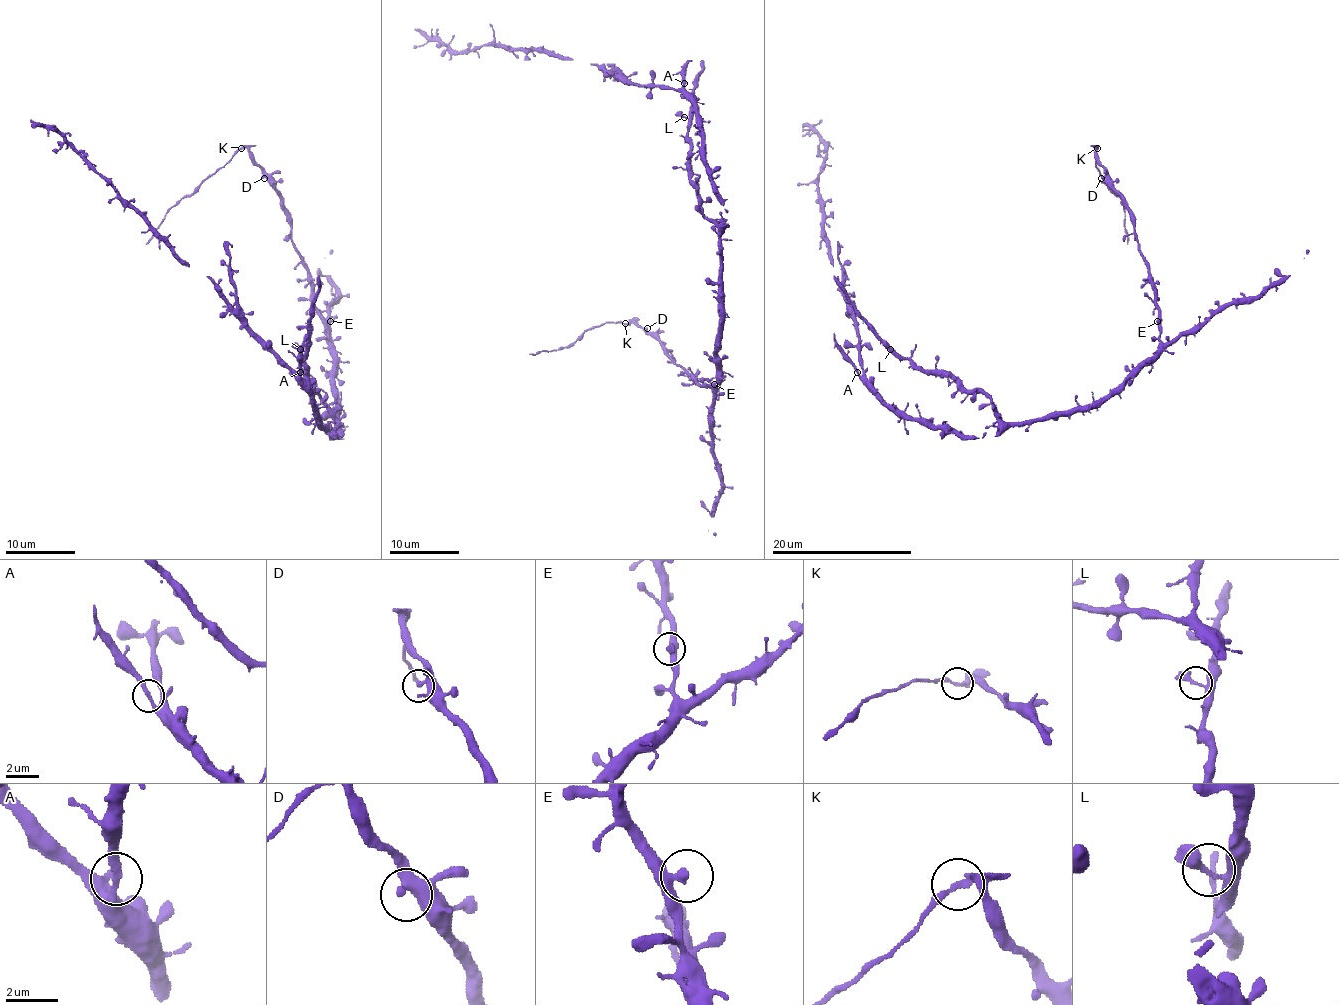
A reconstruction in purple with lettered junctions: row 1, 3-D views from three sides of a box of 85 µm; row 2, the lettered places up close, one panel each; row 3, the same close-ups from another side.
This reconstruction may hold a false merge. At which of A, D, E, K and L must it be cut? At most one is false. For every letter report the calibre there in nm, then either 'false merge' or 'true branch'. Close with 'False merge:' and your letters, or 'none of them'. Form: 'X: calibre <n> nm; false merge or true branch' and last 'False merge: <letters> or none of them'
A: calibre 260 nm; true branch
D: calibre 280 nm; true branch
E: calibre 280 nm; true branch
K: calibre 240 nm; false merge
L: calibre 280 nm; true branch
False merge: K

